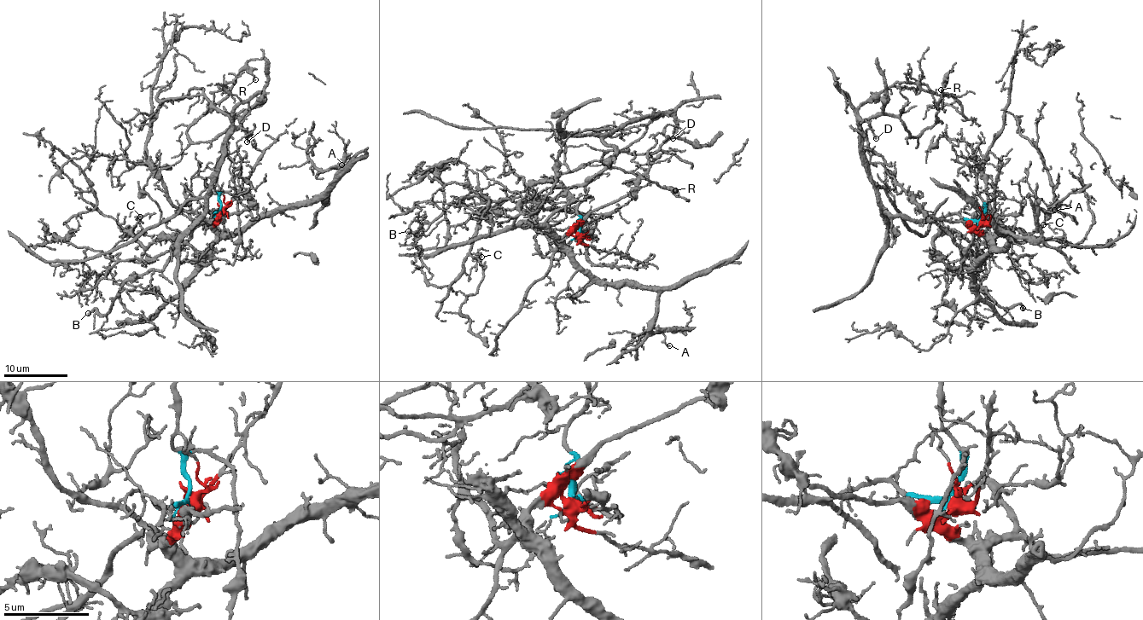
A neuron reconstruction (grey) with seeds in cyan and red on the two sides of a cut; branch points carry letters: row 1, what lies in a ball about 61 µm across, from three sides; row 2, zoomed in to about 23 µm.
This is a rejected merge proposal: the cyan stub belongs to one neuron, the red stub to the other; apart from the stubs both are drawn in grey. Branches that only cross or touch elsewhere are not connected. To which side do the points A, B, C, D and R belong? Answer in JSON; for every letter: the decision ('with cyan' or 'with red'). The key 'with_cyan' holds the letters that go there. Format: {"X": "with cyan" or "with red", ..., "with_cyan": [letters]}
{"A": "with red", "B": "with cyan", "C": "with red", "D": "with cyan", "R": "with cyan", "with_cyan": ["B", "D", "R"]}

